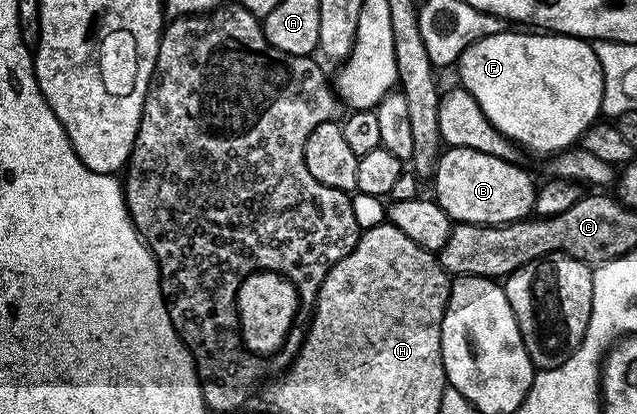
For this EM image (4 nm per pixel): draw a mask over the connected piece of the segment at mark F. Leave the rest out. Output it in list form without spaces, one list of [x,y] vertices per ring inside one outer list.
[[[507,31],[505,33],[481,37],[476,43],[472,43],[462,52],[461,57],[456,62],[456,70],[458,69],[458,77],[462,80],[459,81],[461,88],[467,89],[474,96],[476,103],[480,103],[480,111],[484,111],[484,115],[488,115],[490,122],[503,135],[509,137],[515,145],[521,147],[523,150],[531,149],[534,153],[553,155],[562,152],[563,149],[577,146],[581,142],[582,136],[590,130],[590,126],[599,120],[602,113],[602,68],[594,54],[593,44],[589,40],[581,37],[567,37],[561,33],[552,33],[549,31],[530,32],[534,33],[513,33],[513,31]]]

